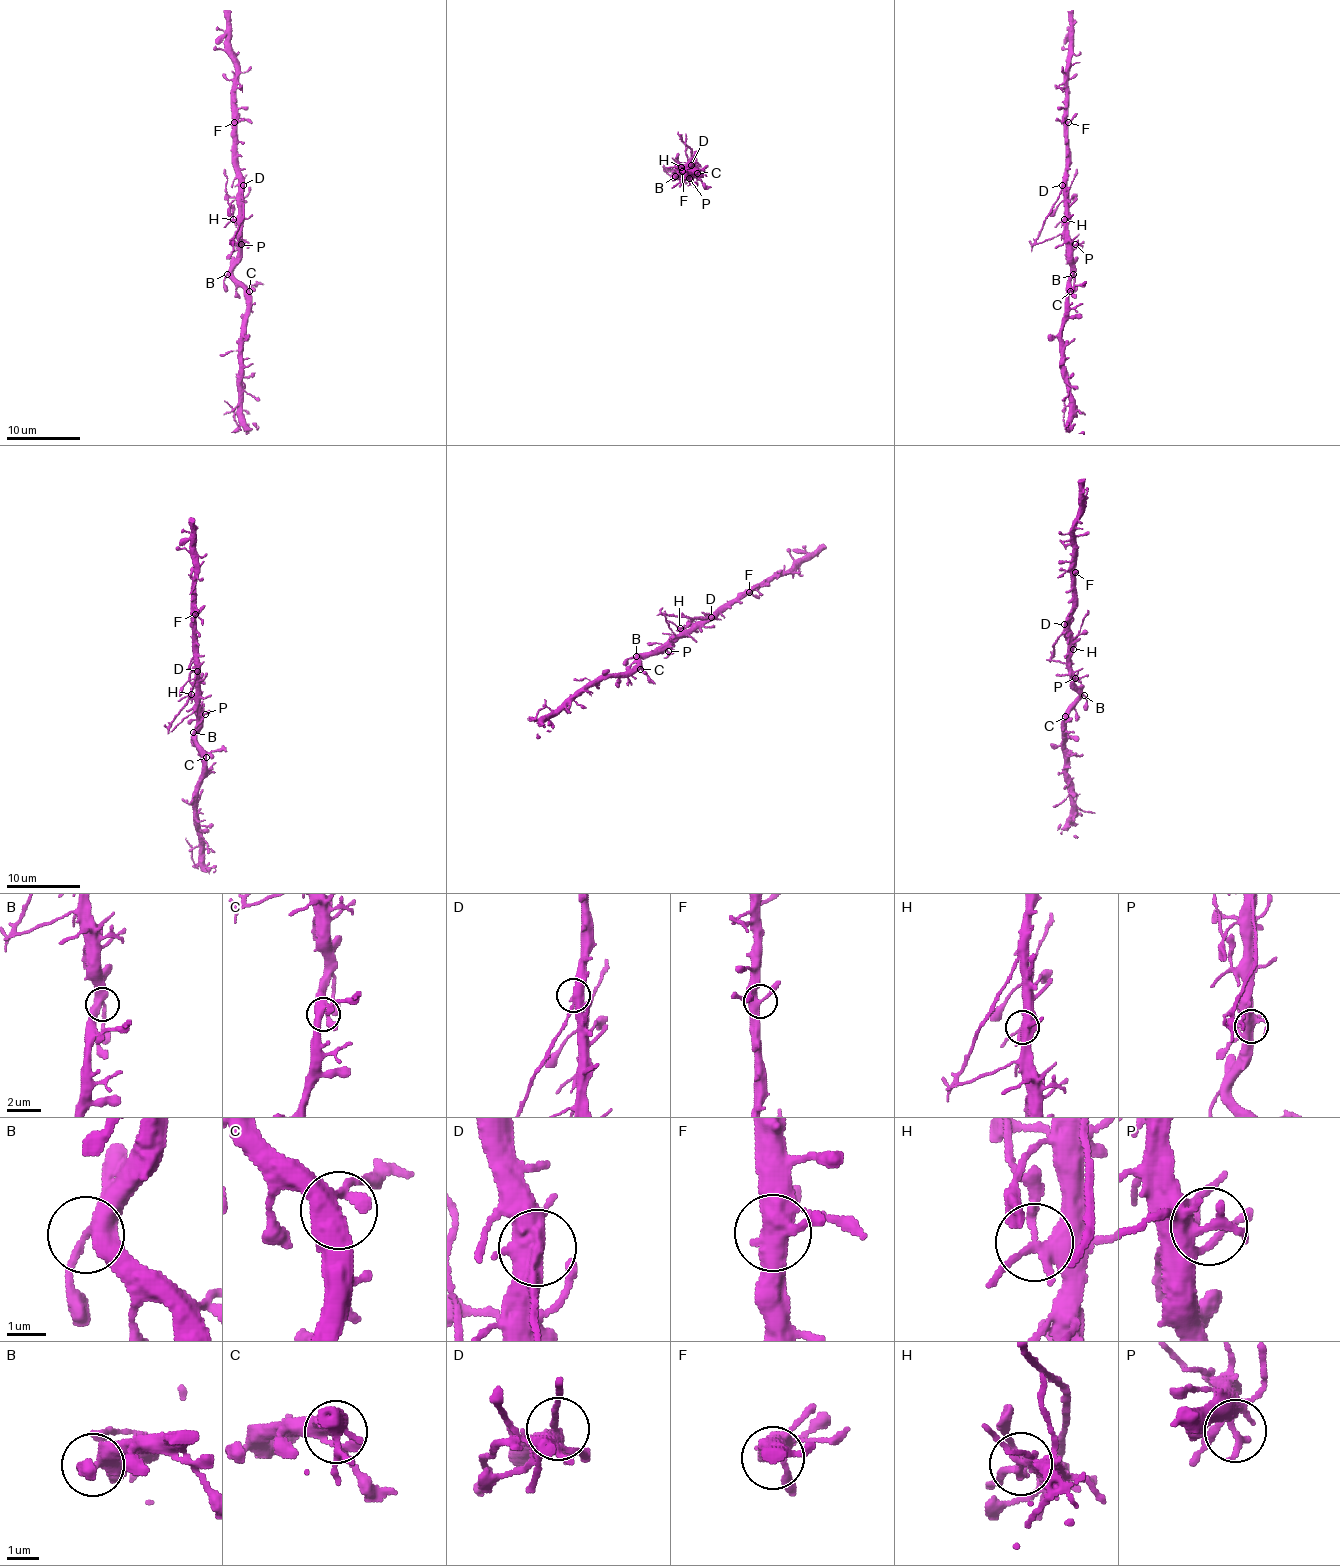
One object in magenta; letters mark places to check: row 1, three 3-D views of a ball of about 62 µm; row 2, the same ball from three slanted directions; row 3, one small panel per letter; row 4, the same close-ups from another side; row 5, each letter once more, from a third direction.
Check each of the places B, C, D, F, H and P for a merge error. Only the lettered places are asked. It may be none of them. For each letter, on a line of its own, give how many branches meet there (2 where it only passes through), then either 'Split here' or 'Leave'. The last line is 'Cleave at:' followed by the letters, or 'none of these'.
B: Branches: 3. Leave
C: Branches: 4. Leave
D: Branches: 4. Split here
F: Branches: 5. Leave
H: Branches: 3. Split here
P: Branches: 4. Leave
Cleave at: D, H

